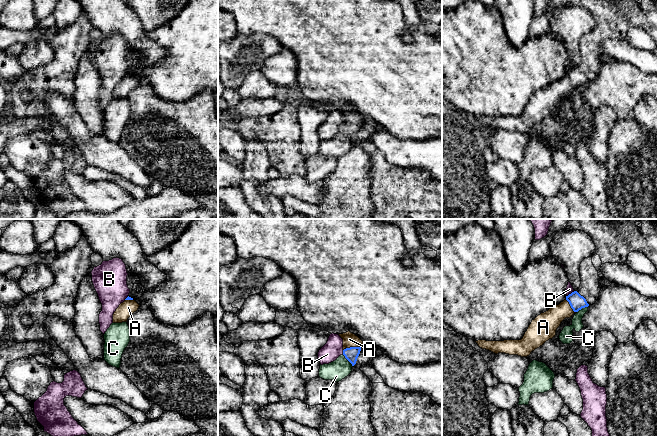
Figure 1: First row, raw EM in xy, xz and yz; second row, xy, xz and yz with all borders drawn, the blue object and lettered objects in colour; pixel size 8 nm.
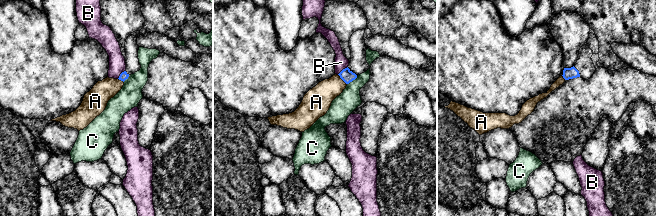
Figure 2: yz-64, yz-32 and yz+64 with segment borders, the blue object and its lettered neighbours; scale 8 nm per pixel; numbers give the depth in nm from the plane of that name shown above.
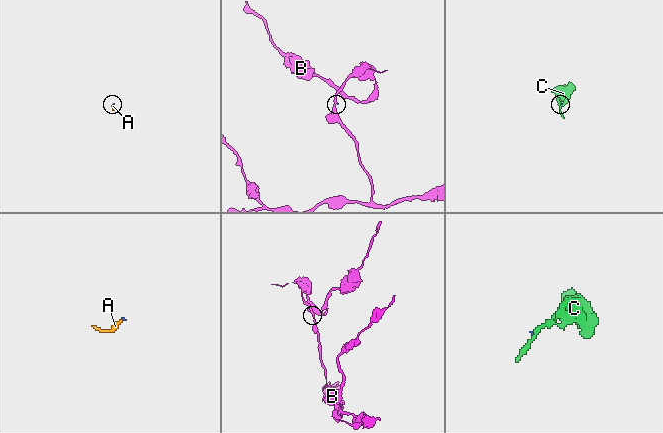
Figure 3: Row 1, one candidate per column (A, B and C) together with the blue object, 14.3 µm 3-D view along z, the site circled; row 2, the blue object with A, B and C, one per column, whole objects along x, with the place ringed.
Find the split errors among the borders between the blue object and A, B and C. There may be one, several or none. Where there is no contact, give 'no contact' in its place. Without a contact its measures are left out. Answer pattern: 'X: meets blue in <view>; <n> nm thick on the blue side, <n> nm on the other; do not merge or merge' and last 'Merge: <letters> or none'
A: meets blue in xz; 110 nm thick on the blue side, 110 nm on the other; merge
B: meets blue in yz; 120 nm thick on the blue side, 60 nm on the other; do not merge
C: meets blue in xz; 110 nm thick on the blue side, 160 nm on the other; do not merge
Merge: A

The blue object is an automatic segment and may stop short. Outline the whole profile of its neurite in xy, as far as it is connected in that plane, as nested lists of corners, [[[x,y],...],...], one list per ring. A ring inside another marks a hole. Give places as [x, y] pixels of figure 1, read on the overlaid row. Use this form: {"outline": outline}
{"outline": [[[127,297],[113,314],[113,323],[127,322],[128,318],[138,310],[139,304],[131,297]]]}

